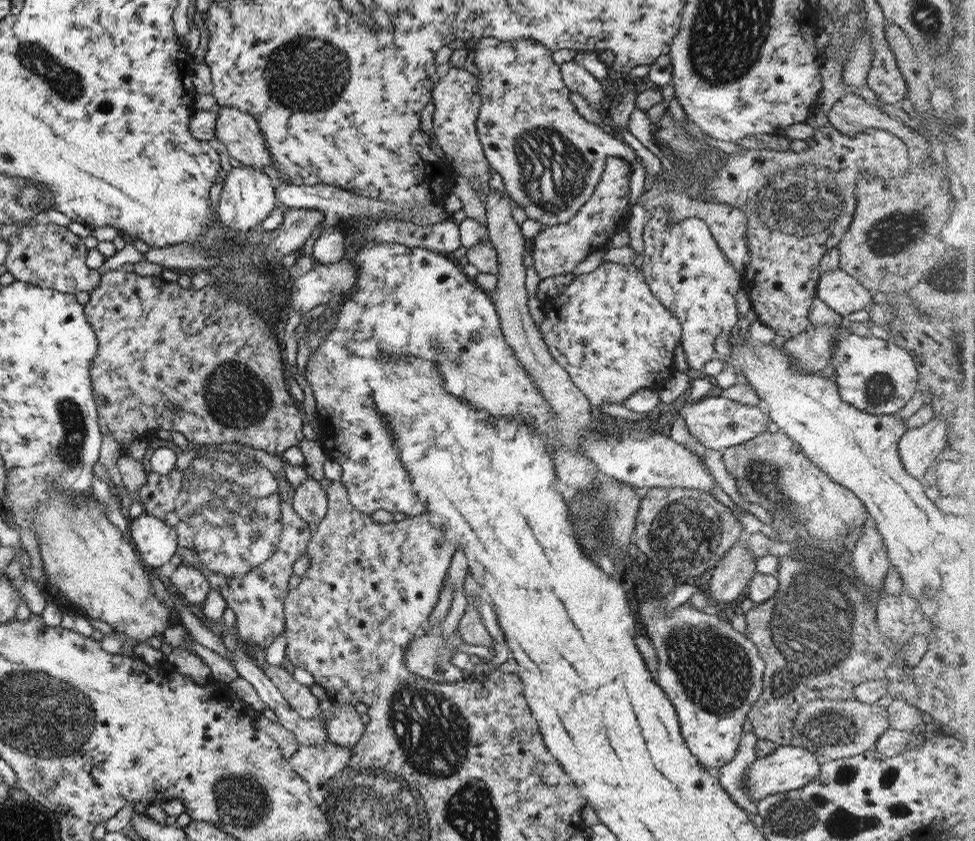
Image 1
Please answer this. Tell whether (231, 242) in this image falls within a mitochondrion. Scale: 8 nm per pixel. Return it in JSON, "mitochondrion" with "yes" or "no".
{"mitochondrion":"no"}

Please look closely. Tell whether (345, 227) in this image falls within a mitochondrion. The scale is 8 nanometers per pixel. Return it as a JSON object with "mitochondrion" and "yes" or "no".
{"mitochondrion":"no"}

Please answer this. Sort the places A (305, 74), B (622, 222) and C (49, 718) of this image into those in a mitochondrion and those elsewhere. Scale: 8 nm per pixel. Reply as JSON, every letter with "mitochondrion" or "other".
{"A":"mitochondrion","B":"other","C":"mitochondrion"}

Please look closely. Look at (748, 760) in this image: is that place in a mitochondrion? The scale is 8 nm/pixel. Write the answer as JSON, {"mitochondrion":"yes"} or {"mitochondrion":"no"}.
{"mitochondrion":"no"}

